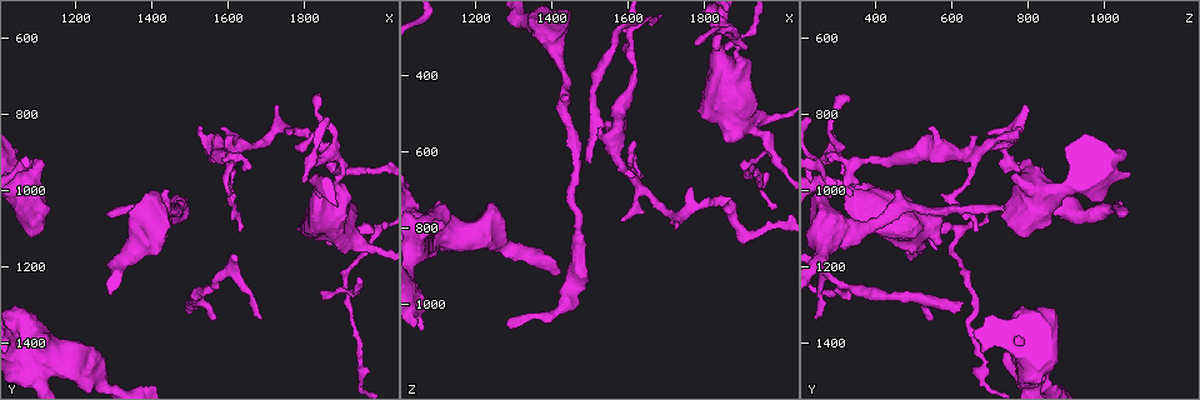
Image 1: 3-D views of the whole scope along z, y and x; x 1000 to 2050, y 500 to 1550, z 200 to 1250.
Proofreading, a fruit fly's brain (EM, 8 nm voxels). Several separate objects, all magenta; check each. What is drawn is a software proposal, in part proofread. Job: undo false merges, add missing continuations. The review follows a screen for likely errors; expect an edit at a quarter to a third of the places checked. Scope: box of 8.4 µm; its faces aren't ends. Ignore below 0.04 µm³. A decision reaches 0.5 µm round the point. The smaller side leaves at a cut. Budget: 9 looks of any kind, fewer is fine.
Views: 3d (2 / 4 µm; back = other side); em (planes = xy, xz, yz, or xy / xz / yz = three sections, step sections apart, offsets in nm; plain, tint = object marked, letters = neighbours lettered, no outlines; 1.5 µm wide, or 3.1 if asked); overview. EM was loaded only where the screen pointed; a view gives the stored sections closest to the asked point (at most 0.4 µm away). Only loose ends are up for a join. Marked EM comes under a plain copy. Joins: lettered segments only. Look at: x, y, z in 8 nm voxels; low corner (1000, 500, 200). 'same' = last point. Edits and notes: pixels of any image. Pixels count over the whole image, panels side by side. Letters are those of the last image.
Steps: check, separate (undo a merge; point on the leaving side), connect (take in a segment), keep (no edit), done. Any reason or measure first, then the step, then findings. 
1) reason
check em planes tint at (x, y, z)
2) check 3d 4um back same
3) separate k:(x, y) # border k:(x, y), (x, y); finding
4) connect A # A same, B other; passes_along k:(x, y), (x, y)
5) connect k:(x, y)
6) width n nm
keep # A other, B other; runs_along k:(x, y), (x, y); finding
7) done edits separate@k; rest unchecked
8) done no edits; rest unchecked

free end
check 3d 4um at (1770, 845, 685)

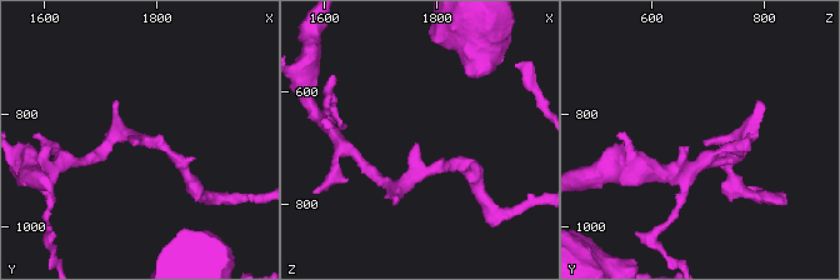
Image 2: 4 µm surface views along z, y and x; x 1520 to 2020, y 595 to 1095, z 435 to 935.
arm_widths 170, 220 nm
check em xz step 4 letters at (1765, 845, 690)

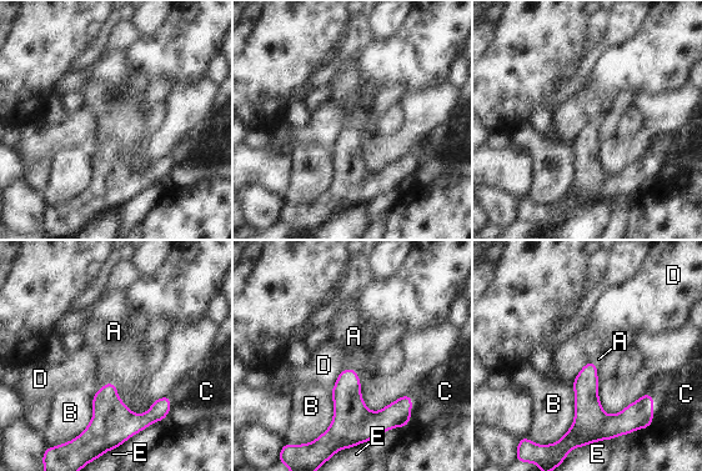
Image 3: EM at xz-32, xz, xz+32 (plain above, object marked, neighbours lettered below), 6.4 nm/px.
check em planes letters same

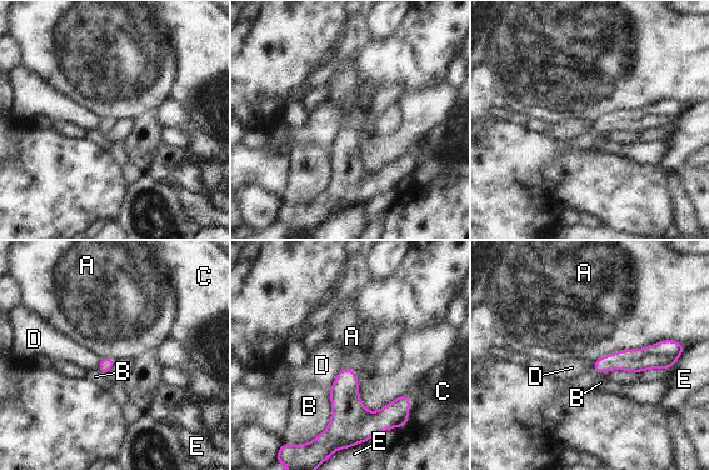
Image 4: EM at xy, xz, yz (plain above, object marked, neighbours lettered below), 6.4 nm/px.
keep # A other, B other, C other, D other, E other; border 4:(674, 339), (617, 350), (594, 361); none of them fits

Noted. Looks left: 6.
free end
check 3d 2um at (1830, 765, 340)

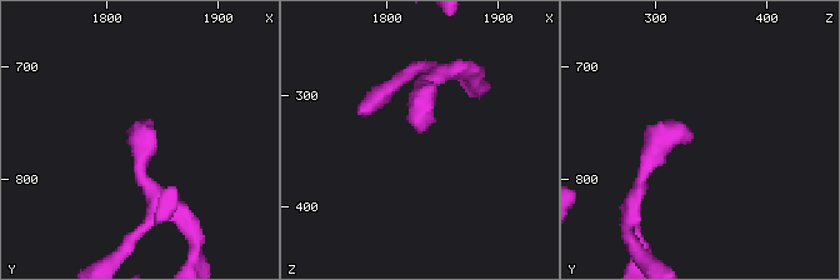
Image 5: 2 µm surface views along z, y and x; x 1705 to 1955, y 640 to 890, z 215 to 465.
check em planes tint at (1830, 762, 334)

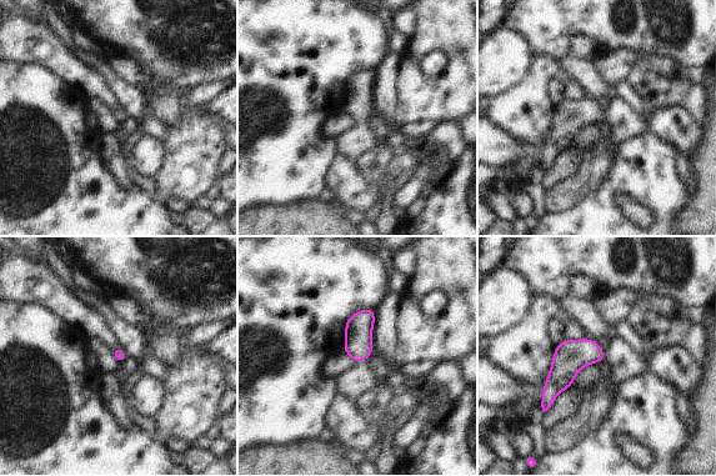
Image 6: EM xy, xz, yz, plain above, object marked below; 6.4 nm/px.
check em planes letters same

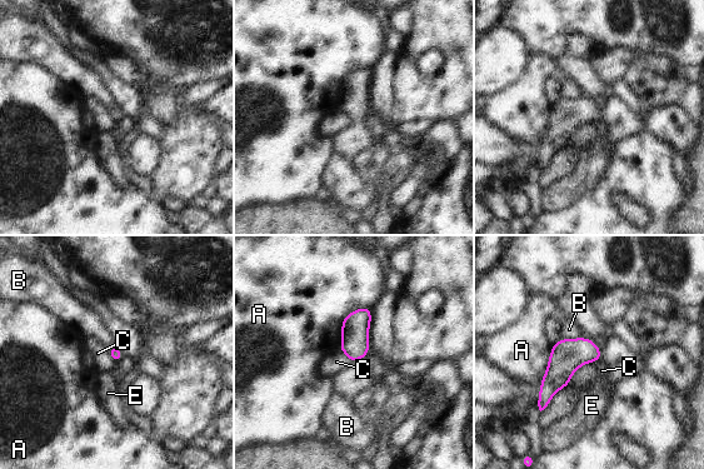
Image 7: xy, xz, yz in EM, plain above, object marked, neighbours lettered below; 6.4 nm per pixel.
width 80 nm
keep # A other, B other, C other, E other; border 7:(339, 348), (352, 362); none of them fits

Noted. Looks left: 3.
free end
check em xy step 8 tint at (1500, 1300, 630)

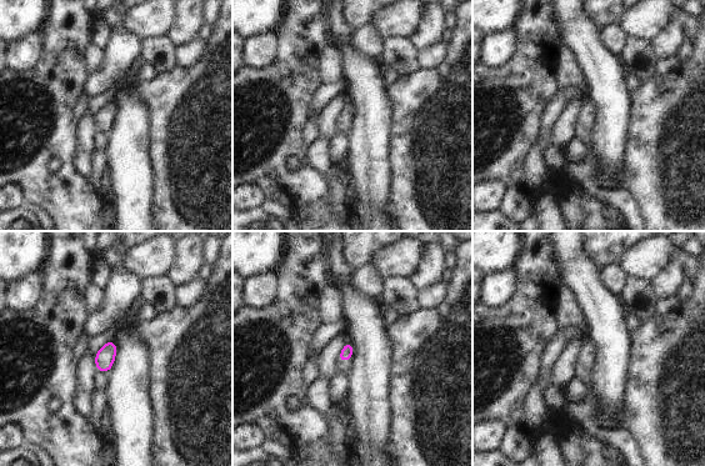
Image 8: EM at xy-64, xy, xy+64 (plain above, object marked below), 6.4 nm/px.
what lies round it
check em xy step 8 letters same

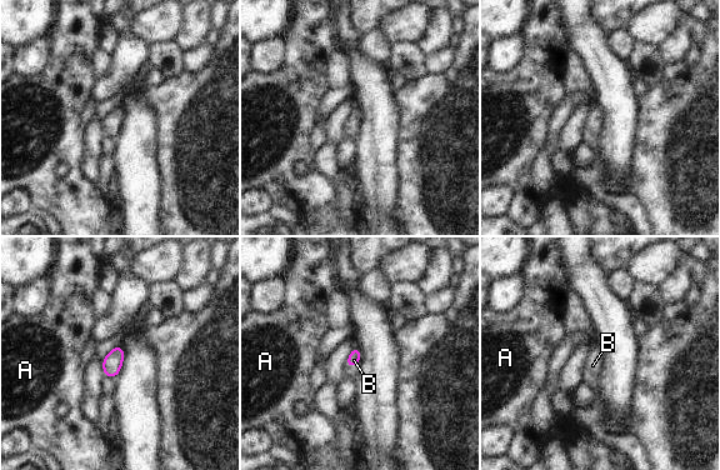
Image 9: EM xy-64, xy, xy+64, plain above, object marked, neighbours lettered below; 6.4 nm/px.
connect B # A other, B same; passes_along 9:(355, 354), (351, 366), (350, 373); it goes on there

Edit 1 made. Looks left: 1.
done edits connect@9; rest unchecked

